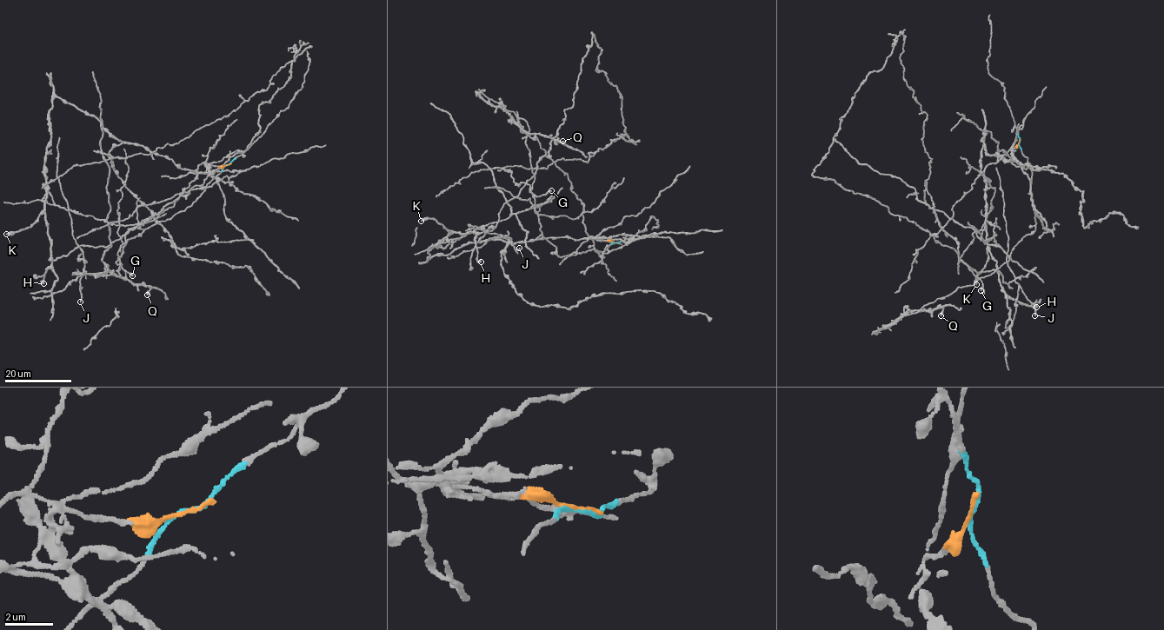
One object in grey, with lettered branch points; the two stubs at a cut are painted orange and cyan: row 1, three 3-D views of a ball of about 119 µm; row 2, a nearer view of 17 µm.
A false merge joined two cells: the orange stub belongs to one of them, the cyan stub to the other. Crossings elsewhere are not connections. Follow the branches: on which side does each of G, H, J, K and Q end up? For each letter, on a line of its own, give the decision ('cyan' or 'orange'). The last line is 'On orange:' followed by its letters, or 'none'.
G: orange
H: orange
J: orange
K: orange
Q: cyan
On orange: G, H, J, K

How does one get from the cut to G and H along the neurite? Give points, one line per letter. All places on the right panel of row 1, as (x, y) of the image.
G: (1019, 142), (988, 164), (934, 235), (981, 281), (981, 289)
H: (1019, 142), (1006, 162), (997, 153), (987, 155), (983, 131), (987, 248), (1001, 289), (1037, 307)

